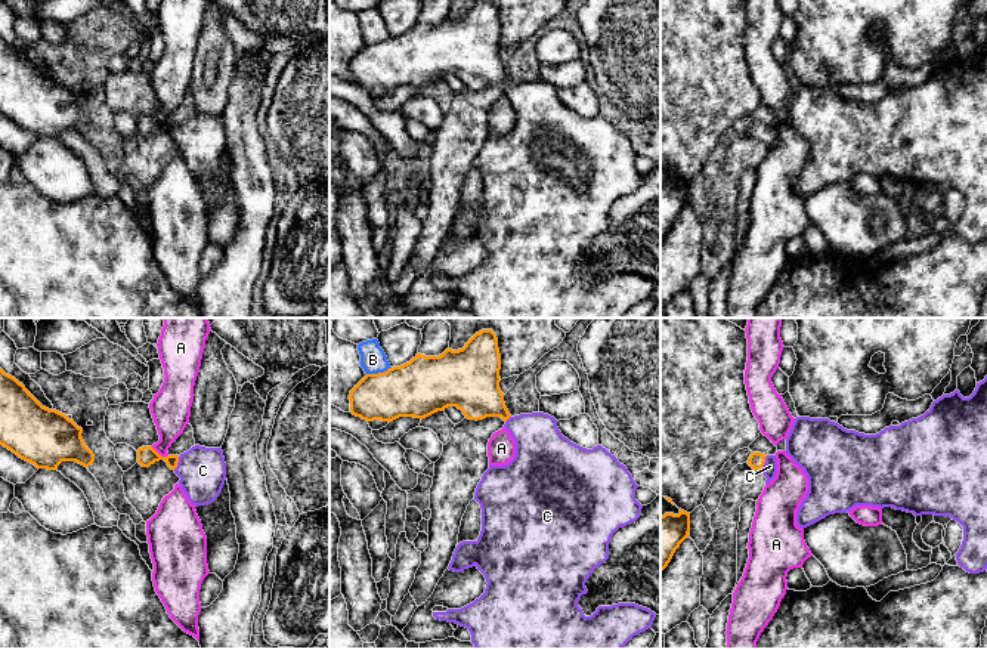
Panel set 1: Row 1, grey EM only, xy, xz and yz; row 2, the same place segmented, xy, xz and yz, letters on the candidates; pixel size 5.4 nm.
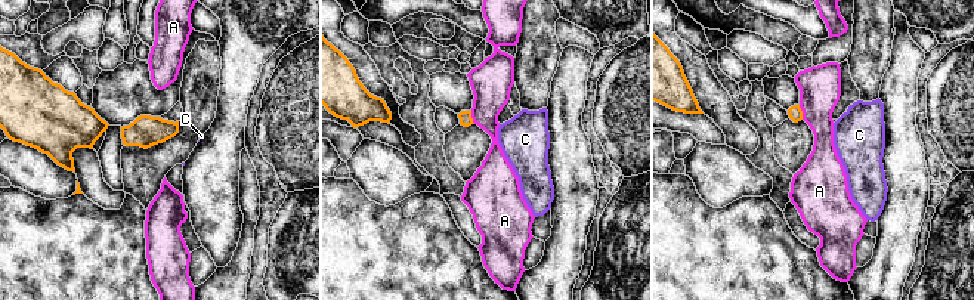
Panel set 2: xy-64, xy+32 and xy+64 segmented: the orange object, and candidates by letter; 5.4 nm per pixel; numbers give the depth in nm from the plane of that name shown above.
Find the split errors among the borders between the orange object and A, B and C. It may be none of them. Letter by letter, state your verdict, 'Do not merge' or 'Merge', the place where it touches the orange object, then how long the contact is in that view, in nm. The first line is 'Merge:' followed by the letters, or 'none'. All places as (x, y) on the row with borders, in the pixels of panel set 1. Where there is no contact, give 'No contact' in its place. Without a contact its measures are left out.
Merge: C
A: Do not merge. Touches orange at xy (158, 454). Shared border 110 nm
B: Do not merge. Touches orange at xz (378, 373). Shared border 140 nm
C: Merge. Touches orange at yz (764, 461). Shared border 100 nm

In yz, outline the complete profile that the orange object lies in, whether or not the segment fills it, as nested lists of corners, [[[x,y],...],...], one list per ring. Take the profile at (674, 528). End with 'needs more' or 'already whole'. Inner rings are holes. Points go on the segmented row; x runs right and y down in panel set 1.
[[[680,509],[678,514],[660,516],[660,574],[671,562],[680,544],[689,538],[690,513]]]; already whole

